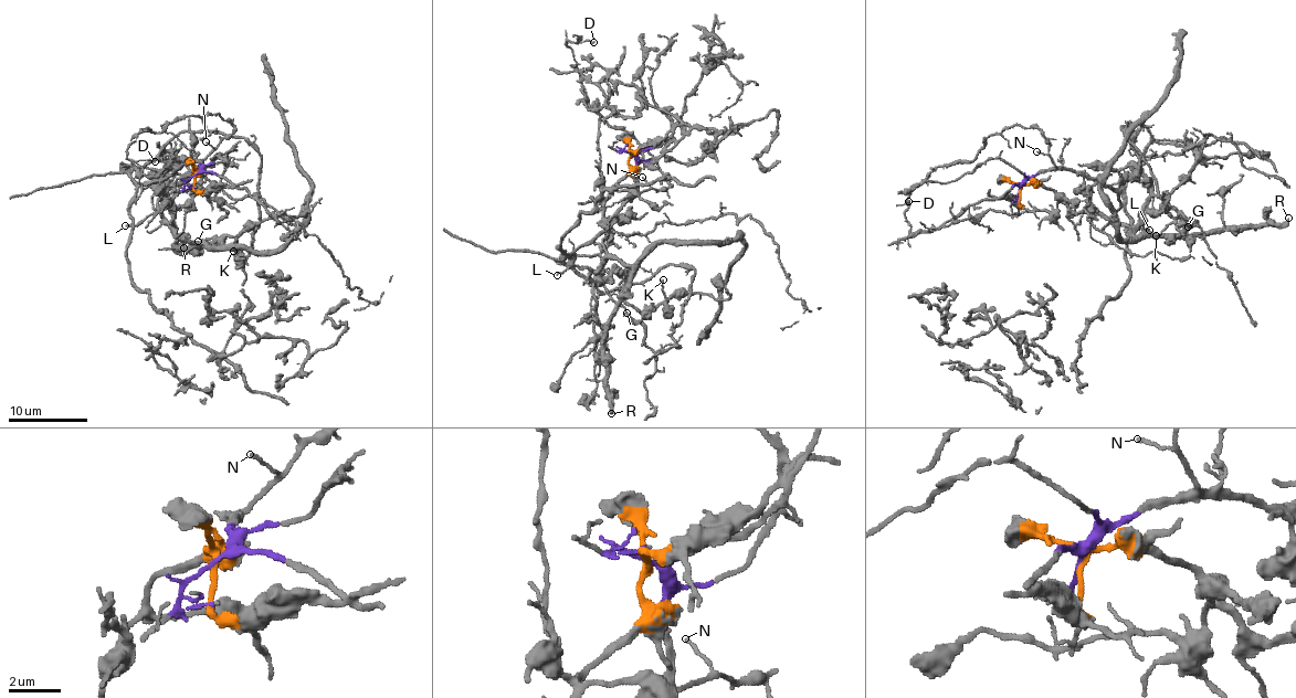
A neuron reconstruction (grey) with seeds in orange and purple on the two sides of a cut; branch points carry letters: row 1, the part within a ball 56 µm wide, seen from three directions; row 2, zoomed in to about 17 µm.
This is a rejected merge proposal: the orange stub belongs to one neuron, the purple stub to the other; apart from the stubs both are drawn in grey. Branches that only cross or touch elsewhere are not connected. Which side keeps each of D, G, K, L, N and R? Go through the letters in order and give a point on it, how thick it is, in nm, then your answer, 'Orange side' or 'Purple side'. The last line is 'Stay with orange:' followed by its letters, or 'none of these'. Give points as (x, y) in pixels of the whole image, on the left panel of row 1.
D: Place: (155, 161). Thickness 120 nm. Purple side
G: Place: (198, 241). Thickness 140 nm. Orange side
K: Place: (233, 251). Thickness 140 nm. Orange side
L: Place: (125, 225). Thickness 150 nm. Orange side
N: Place: (206, 141). Thickness 110 nm. Purple side
R: Place: (183, 247). Thickness 340 nm. Orange side
Stay with orange: G, K, L, R

